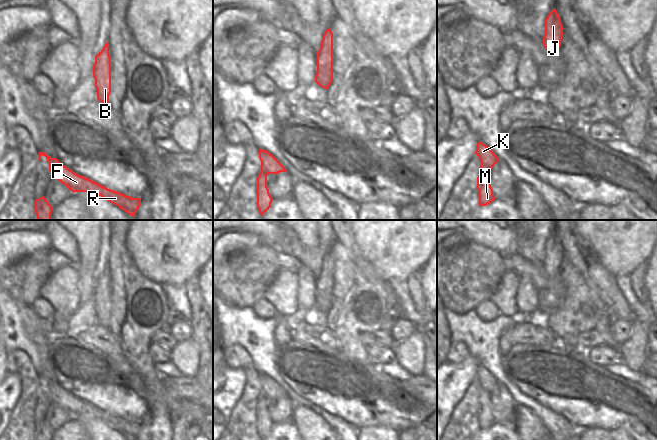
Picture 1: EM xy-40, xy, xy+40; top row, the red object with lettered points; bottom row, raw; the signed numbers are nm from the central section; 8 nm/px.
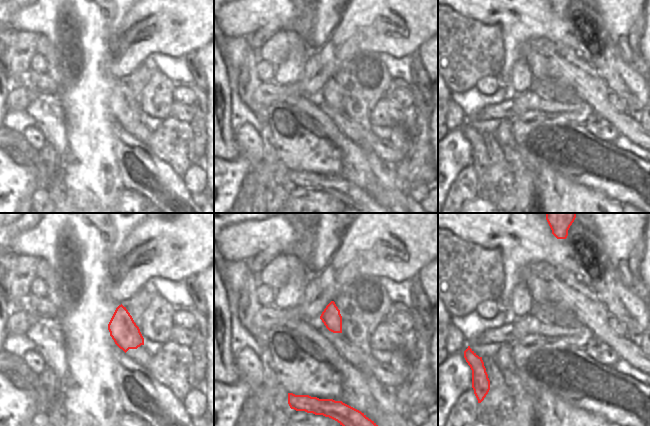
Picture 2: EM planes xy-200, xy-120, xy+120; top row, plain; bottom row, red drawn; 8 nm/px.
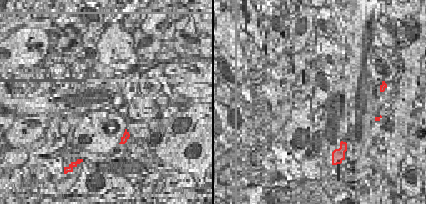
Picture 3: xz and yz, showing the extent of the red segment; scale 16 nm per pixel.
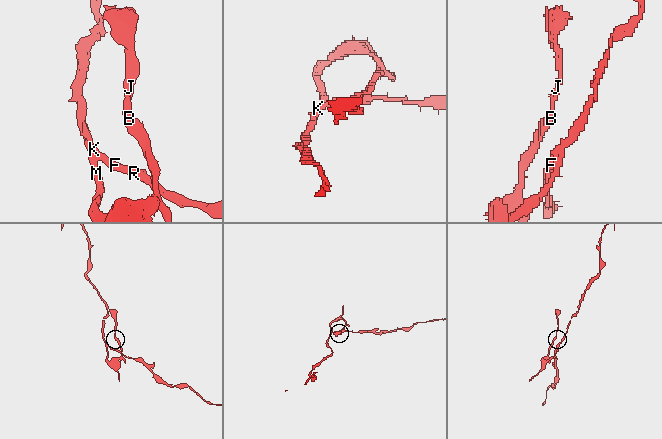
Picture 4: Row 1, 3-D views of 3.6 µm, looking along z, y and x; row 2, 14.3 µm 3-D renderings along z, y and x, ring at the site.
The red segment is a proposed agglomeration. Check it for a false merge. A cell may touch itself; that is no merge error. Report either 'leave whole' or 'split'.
split

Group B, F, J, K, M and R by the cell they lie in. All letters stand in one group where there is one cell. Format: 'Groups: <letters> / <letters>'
Groups: B J K M / F R.

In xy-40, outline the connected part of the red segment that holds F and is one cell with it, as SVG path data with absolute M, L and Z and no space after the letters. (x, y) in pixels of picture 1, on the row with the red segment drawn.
M52 158L53 171L51 178L64 184L69 190L74 192L92 192L98 194L108 202L118 206L132 217L141 205L141 198L132 198L120 192L110 190L84 176L80 176L64 166L57 158Z

